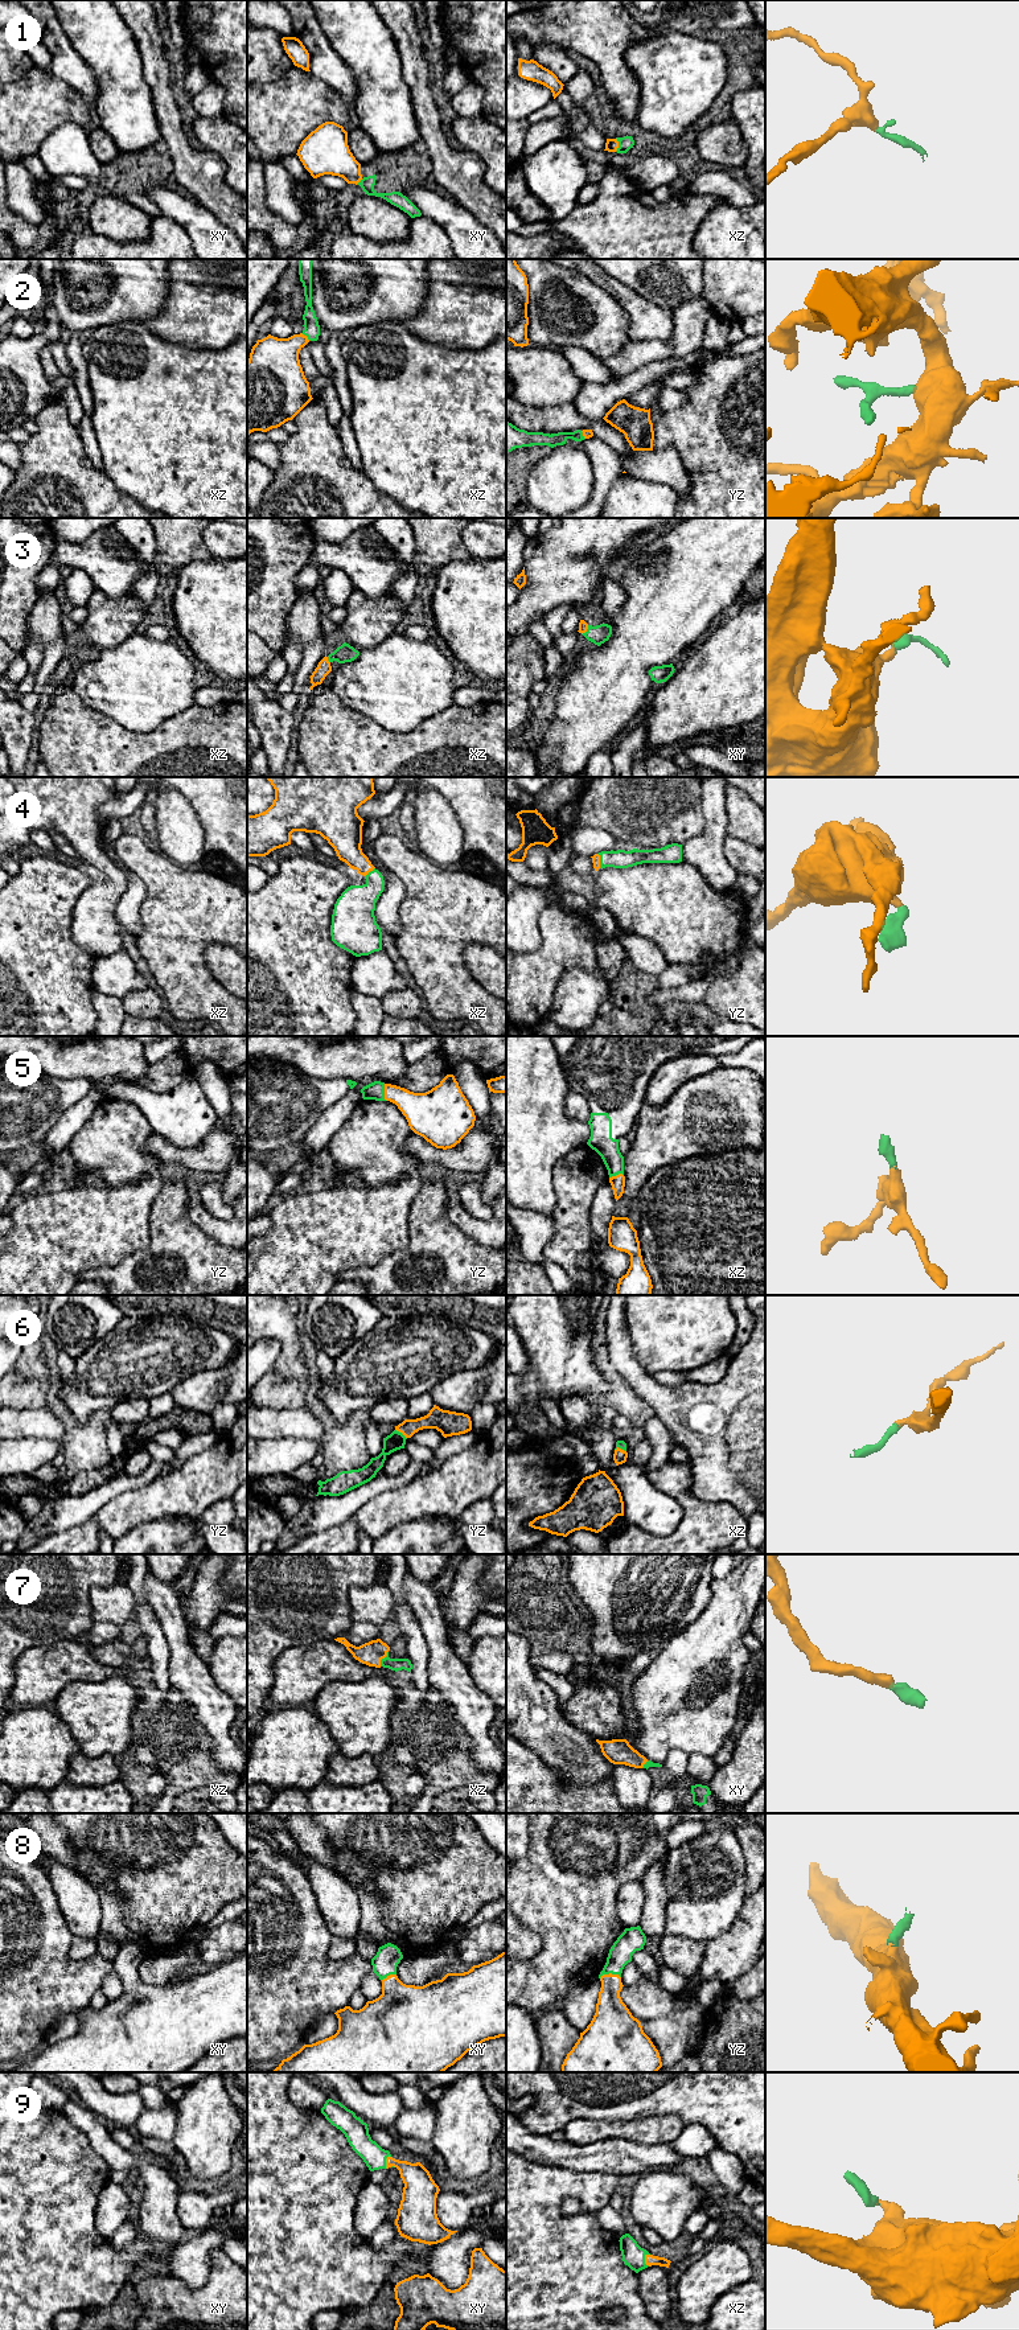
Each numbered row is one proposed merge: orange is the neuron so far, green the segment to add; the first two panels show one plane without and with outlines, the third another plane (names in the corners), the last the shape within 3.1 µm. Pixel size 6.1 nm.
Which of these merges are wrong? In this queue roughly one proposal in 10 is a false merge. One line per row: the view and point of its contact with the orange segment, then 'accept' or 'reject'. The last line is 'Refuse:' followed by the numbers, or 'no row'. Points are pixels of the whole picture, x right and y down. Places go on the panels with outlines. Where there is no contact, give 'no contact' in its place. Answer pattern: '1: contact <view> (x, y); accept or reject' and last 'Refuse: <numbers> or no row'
1: contact xz (617, 144); accept
2: contact xz (305, 336); accept
3: contact xy (586, 631); accept
4: contact yz (599, 861); accept
5: contact yz (385, 1092); accept
6: contact yz (401, 1431); accept
7: contact xz (382, 1657); accept
8: contact yz (609, 1973); accept
9: contact xz (645, 2260); accept
Refuse: no row

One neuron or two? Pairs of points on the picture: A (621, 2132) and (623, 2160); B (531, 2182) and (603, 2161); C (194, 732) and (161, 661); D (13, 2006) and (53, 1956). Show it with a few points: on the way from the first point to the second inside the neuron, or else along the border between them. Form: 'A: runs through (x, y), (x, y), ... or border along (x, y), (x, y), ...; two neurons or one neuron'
A: border along (652, 2142), (600, 2139), (591, 2144); two neurons
B: border along (543, 2164), (571, 2168), (579, 2172), (604, 2173); two neurons
C: border along (193, 703), (168, 716), (157, 727); two neurons
D: runs through (15, 1994), (41, 1968); one neuron

